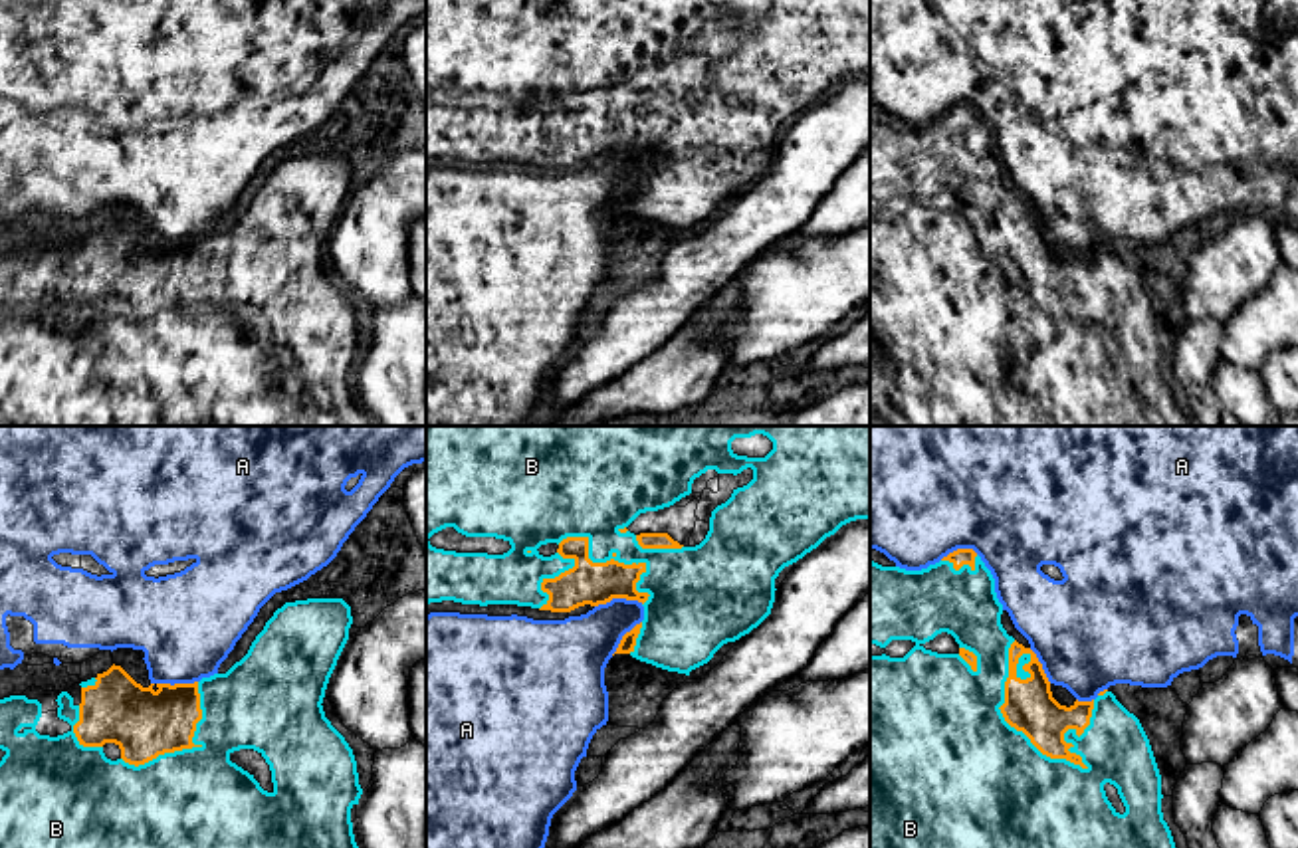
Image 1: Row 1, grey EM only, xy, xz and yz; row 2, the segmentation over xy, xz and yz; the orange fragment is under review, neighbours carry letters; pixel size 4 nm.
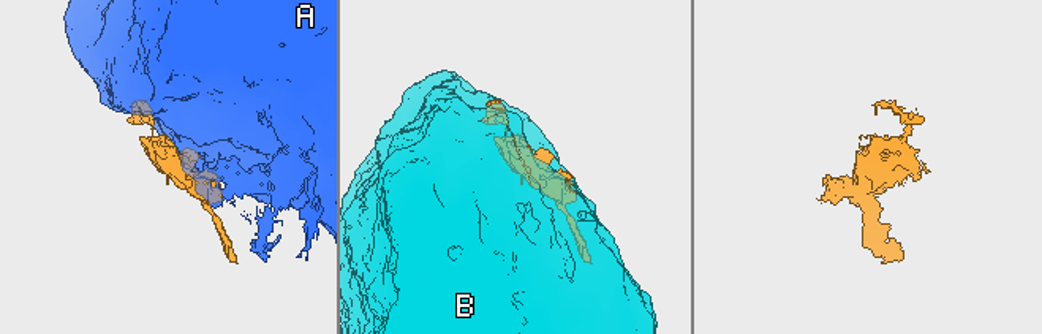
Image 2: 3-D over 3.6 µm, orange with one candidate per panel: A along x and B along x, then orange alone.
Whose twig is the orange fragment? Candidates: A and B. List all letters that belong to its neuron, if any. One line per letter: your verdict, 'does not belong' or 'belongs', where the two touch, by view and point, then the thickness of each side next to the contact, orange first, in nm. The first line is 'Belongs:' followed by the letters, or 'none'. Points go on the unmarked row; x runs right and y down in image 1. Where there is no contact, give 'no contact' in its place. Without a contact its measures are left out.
Belongs: B
A: does not belong; meets orange in xz at (619, 153); 180 nm thick on the orange side, 240 nm on the other
B: belongs; meets orange in yz at (1007, 278); 200 nm thick on the orange side, 500 nm on the other

